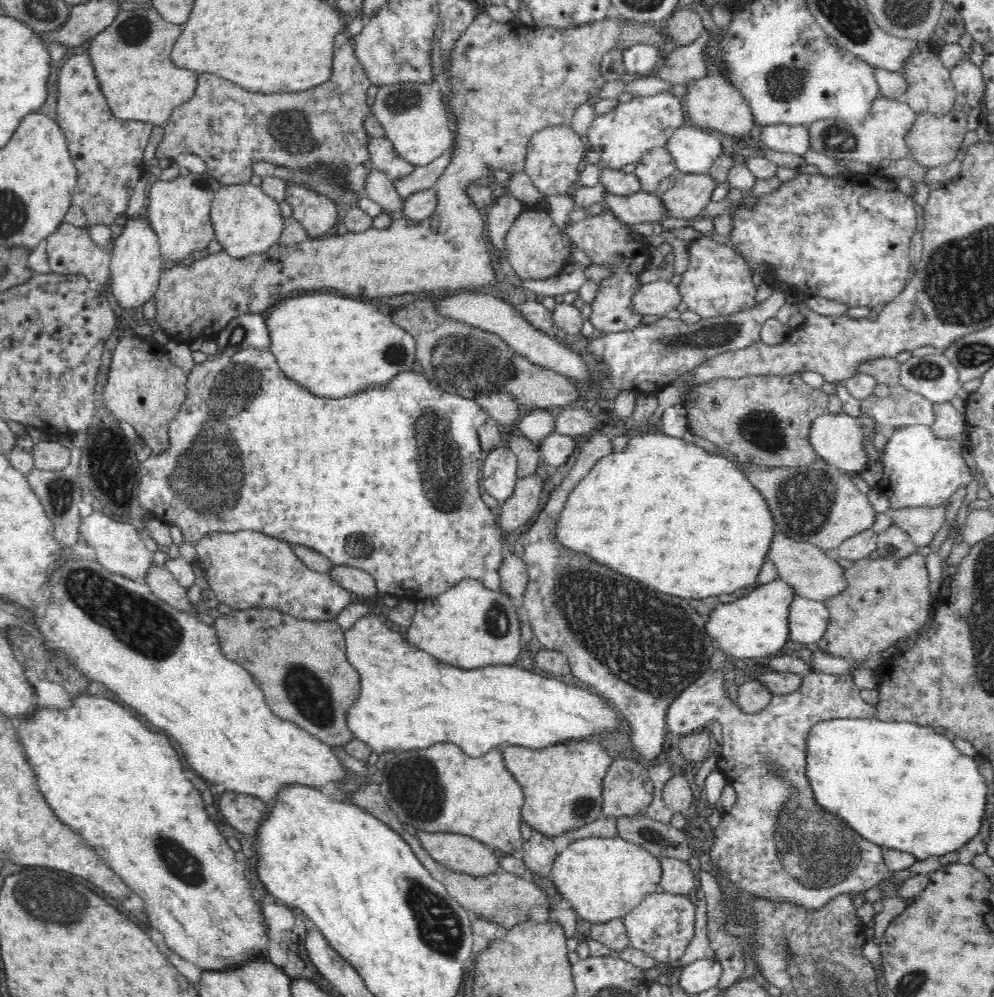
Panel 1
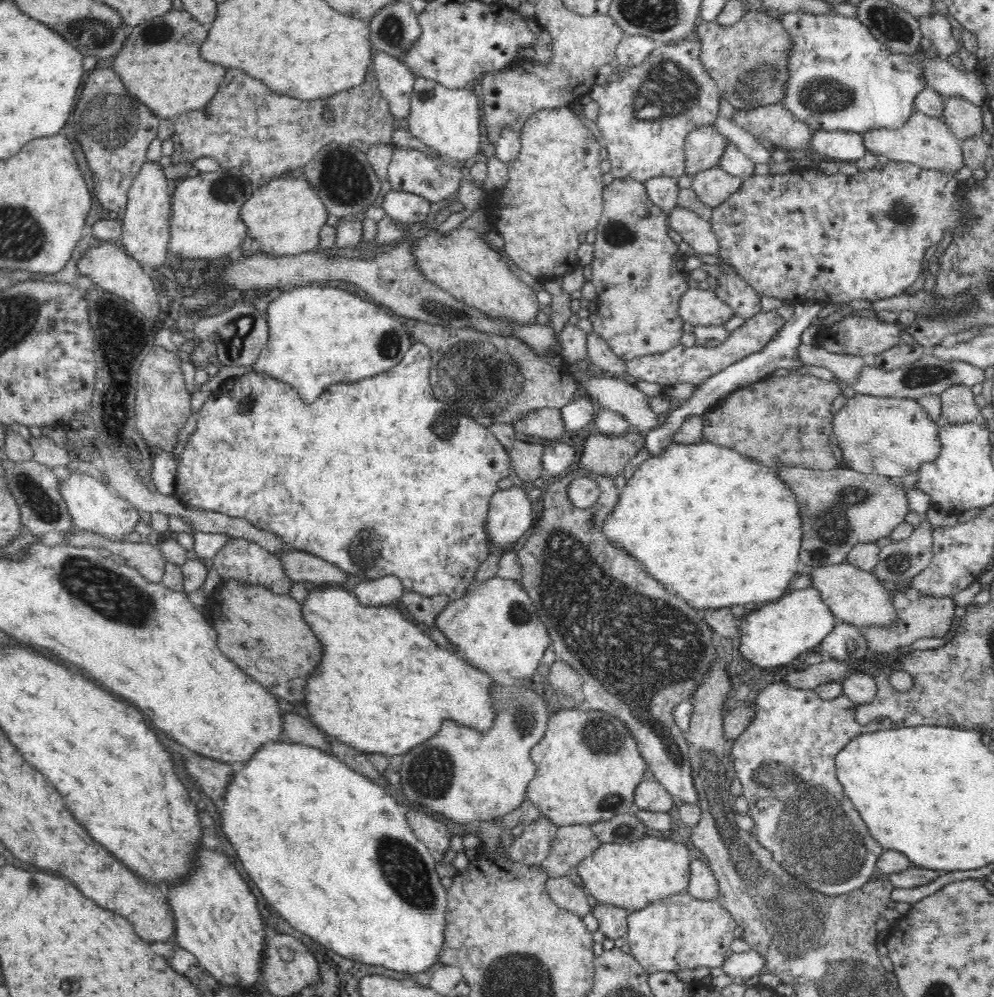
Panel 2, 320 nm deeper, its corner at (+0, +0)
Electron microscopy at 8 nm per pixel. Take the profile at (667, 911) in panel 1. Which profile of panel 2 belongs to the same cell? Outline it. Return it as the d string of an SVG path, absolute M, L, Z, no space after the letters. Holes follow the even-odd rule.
M685 891L658 899L646 908L628 912L626 937L630 945L630 954L648 973L676 973L684 968L690 970L698 966L710 966L710 968L722 966L726 952L731 950L732 940L736 939L734 936L736 926L737 922L733 915L717 899L702 900Z

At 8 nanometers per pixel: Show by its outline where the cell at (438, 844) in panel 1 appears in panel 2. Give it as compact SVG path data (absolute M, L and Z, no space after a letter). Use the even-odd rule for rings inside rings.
M410 809L409 812L406 812L405 818L413 834L432 854L445 854L451 848L452 833L448 826L435 820L434 816L429 816L420 809L419 811Z

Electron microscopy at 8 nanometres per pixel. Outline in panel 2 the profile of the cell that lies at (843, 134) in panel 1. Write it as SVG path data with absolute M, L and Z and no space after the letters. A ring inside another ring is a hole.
M920 111L910 114L898 129L872 129L863 134L867 152L876 156L882 154L890 161L909 162L925 169L955 173L964 167L964 155L960 141L951 132L941 117L930 116Z

